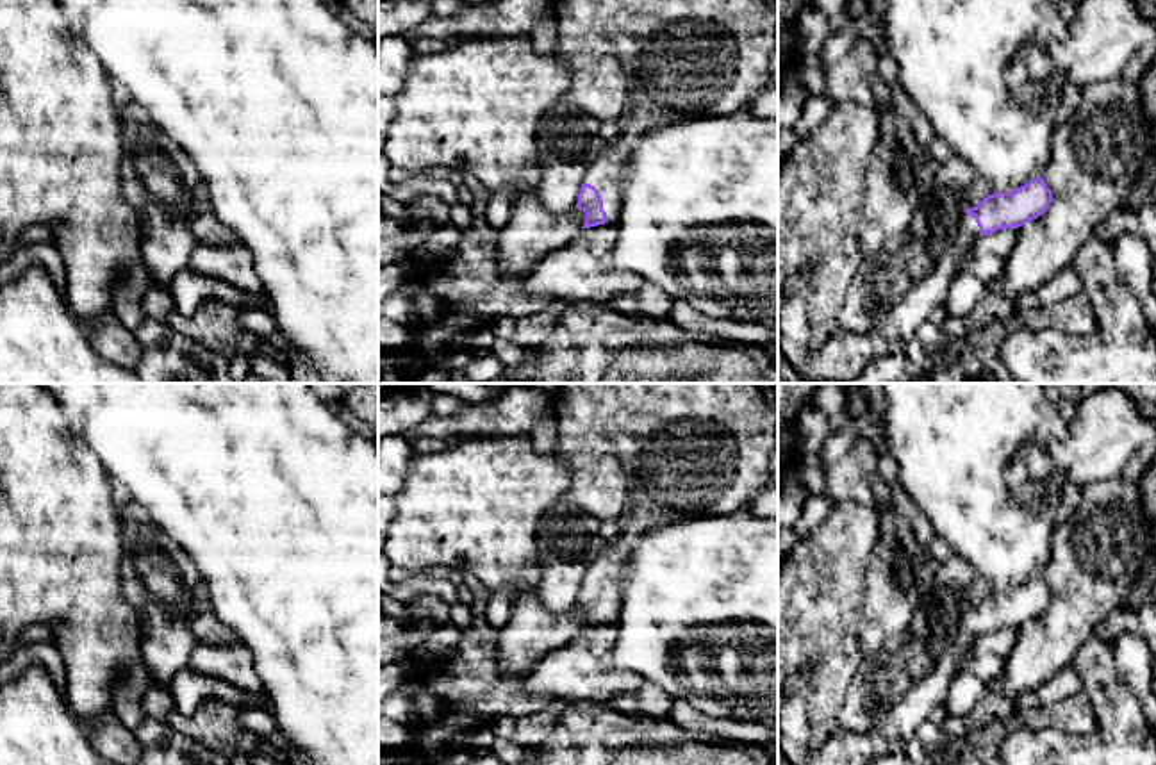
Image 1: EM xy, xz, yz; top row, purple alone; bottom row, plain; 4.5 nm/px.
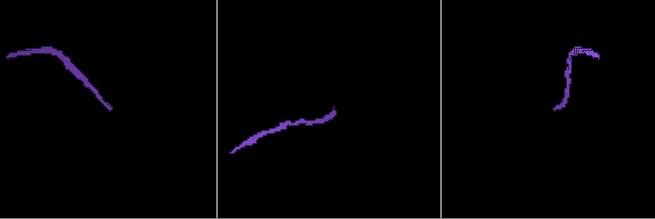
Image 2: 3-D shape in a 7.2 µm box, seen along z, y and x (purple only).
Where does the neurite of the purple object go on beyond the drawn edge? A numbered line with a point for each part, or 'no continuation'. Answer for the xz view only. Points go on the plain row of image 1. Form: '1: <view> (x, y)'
1: xz (691, 450)

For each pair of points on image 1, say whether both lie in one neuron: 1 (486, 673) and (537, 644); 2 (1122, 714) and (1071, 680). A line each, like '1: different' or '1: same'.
1: different
2: different

